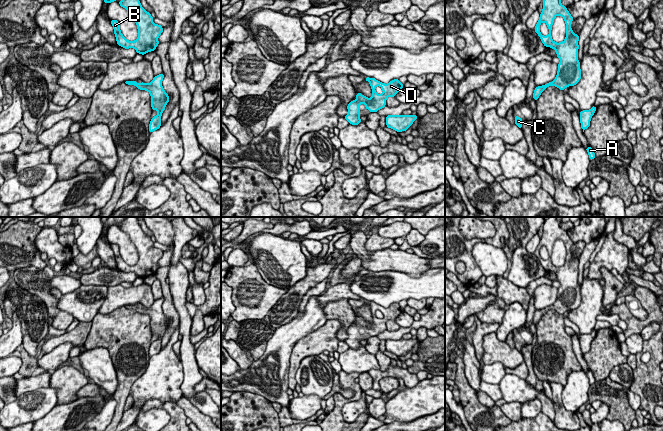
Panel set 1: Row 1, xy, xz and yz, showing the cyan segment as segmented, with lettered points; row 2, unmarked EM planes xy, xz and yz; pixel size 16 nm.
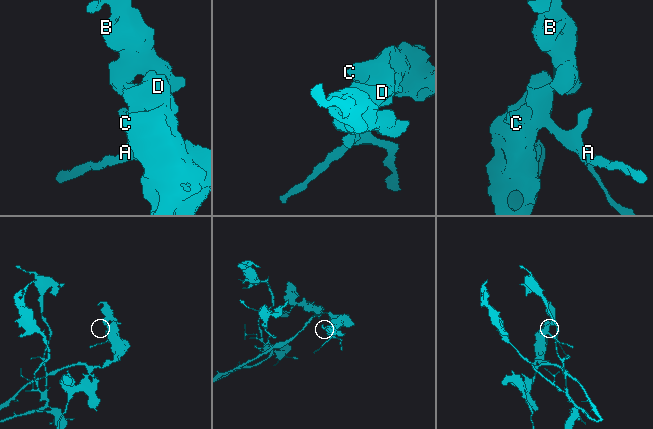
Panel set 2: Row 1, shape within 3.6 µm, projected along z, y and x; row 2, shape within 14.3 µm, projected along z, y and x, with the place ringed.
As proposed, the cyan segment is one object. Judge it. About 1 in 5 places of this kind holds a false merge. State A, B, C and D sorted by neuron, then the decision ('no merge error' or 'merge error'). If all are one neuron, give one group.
A B C D | no merge error

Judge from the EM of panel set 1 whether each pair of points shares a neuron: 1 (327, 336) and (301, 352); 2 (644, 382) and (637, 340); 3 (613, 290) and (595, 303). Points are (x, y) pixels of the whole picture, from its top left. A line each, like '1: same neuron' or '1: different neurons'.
1: same neuron
2: different neurons
3: different neurons

